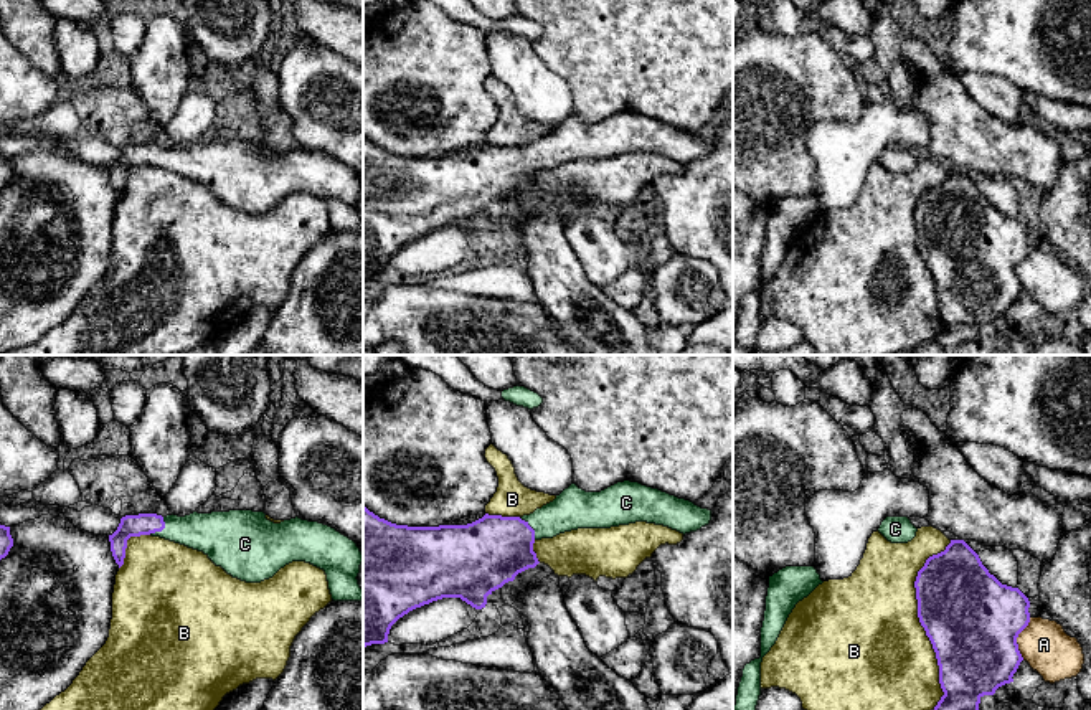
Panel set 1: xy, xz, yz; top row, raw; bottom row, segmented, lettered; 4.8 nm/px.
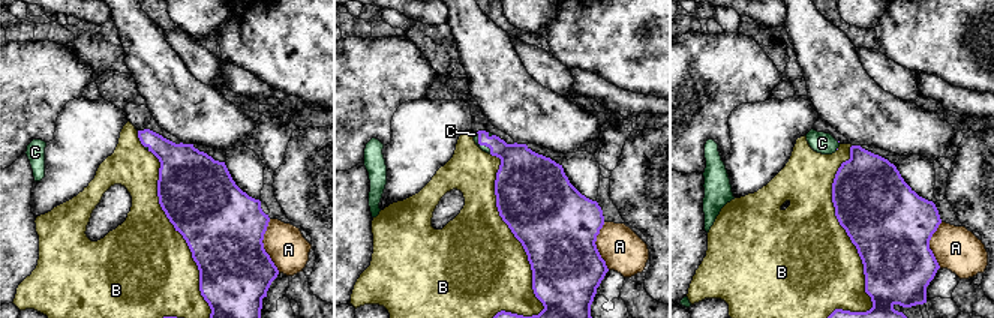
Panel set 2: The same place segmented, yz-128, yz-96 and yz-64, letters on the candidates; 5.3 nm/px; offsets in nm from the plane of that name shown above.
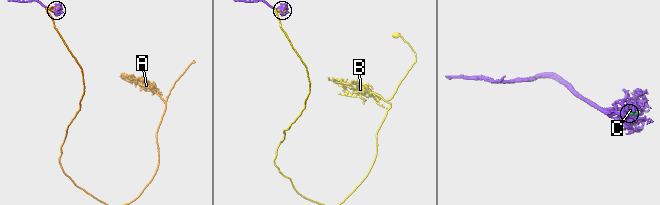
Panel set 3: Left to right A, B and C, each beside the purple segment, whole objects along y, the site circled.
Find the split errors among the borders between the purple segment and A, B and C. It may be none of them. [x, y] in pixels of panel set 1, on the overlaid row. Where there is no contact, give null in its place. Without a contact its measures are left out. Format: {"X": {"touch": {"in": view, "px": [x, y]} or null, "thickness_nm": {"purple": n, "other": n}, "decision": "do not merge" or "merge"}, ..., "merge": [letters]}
{"A": {"touch": {"in": "yz", "px": [1015, 639]}, "thickness_nm": {"purple": 460, "other": 240}, "decision": "do not merge"}, "B": {"touch": {"in": "yz", "px": [920, 621]}, "thickness_nm": {"purple": 460, "other": 500}, "decision": "do not merge"}, "C": {"touch": {"in": "xy", "px": [160, 530]}, "thickness_nm": {"purple": 110, "other": 200}, "decision": "merge"}, "merge": ["C"]}

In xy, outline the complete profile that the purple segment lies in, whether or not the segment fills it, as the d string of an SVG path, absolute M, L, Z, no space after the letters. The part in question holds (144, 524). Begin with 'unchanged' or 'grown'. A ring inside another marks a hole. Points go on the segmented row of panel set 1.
grown; M253 510L125 515L109 535L119 568L127 540L140 535L203 551L216 566L246 583L261 583L292 561L305 561L325 571L333 601L363 601L357 580L363 553L353 540L319 522L295 517L274 523L264 512Z

